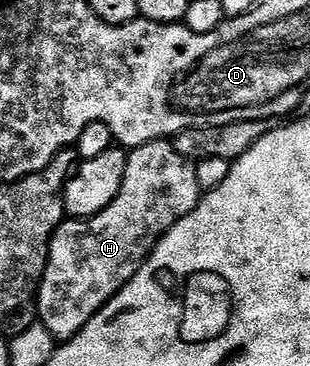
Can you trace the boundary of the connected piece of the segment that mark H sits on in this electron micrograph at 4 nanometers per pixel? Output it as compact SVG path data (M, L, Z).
M171 139L146 142L128 152L126 174L122 178L122 190L97 216L68 218L59 224L52 241L48 243L48 261L44 276L40 280L40 293L36 295L36 311L39 323L50 330L57 341L67 342L81 332L138 274L140 267L148 261L148 255L156 243L186 214L200 205L202 193L198 186L196 165L182 154L178 154Z

